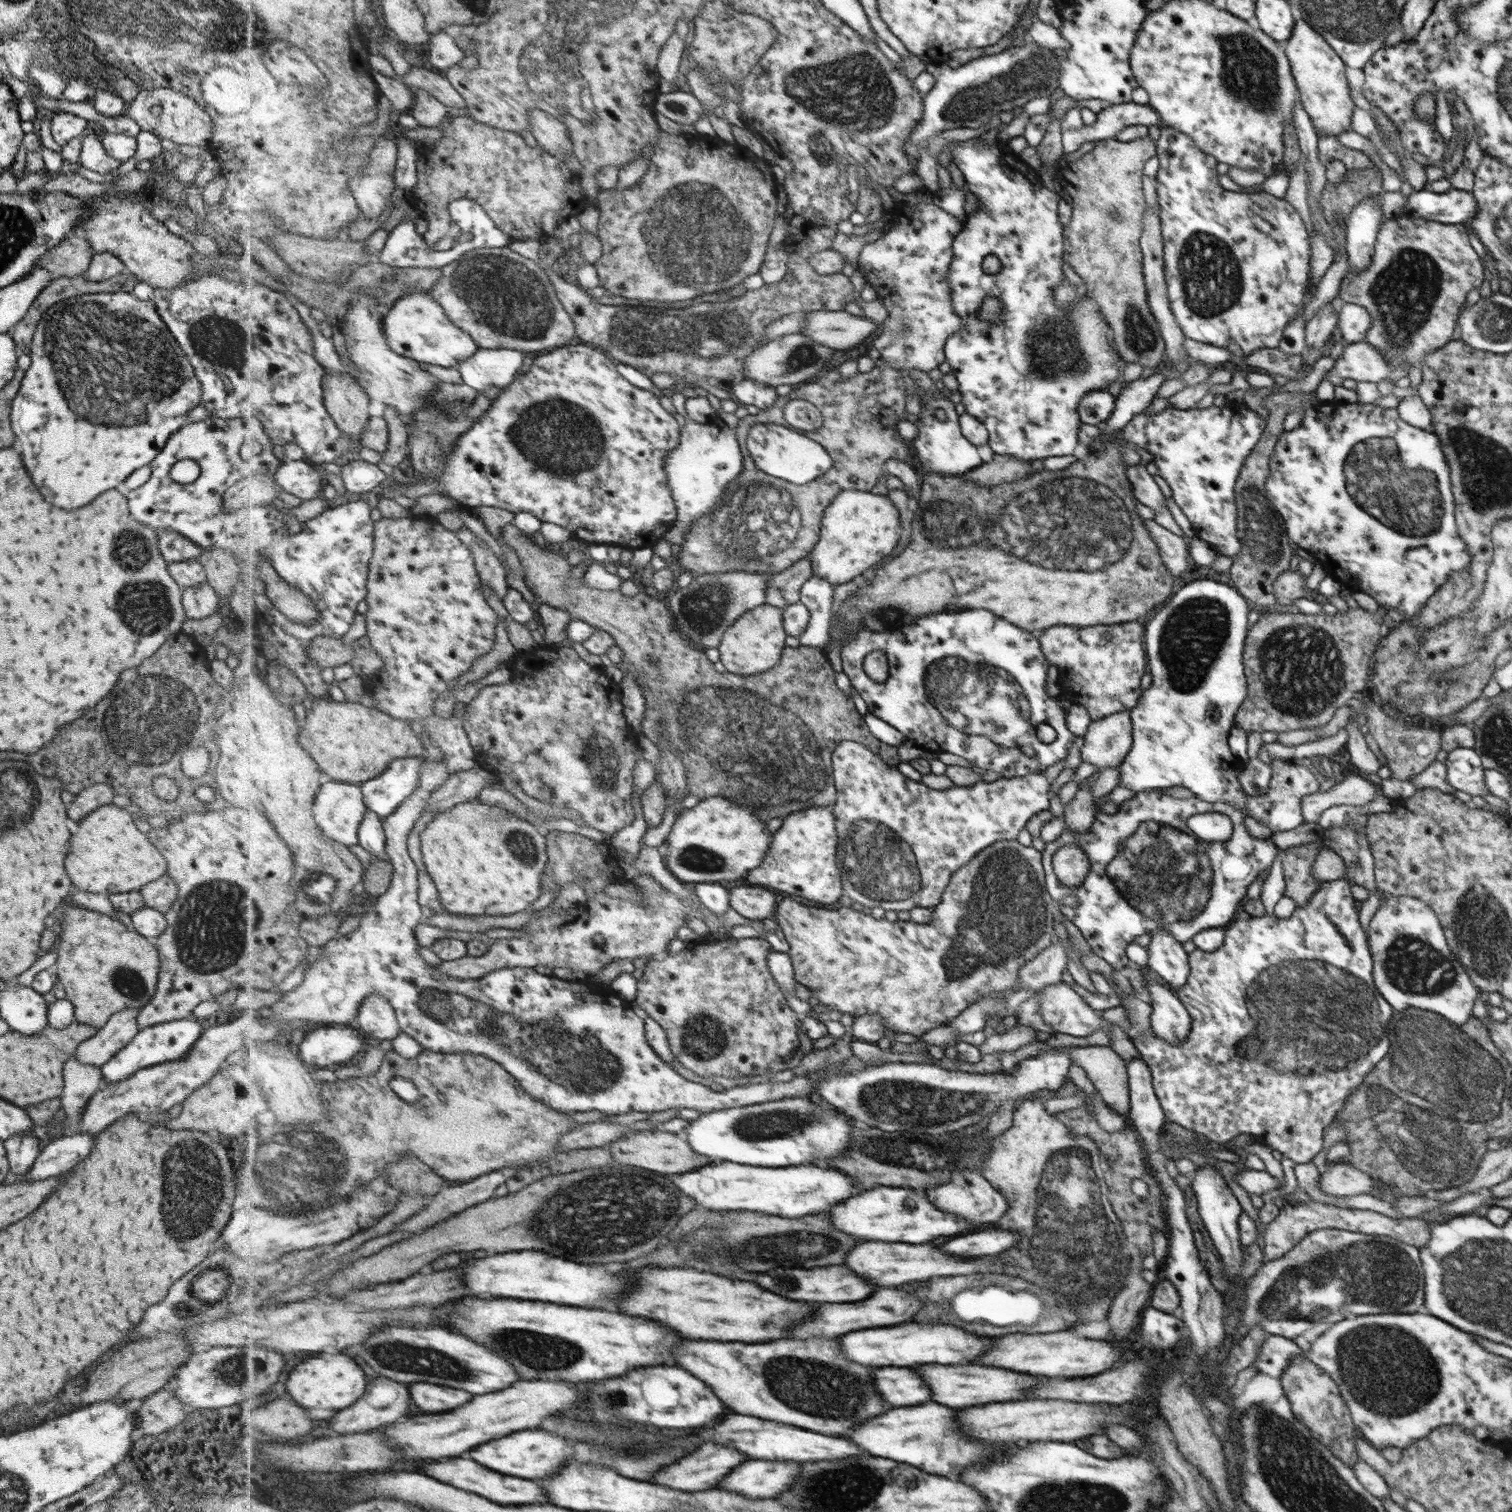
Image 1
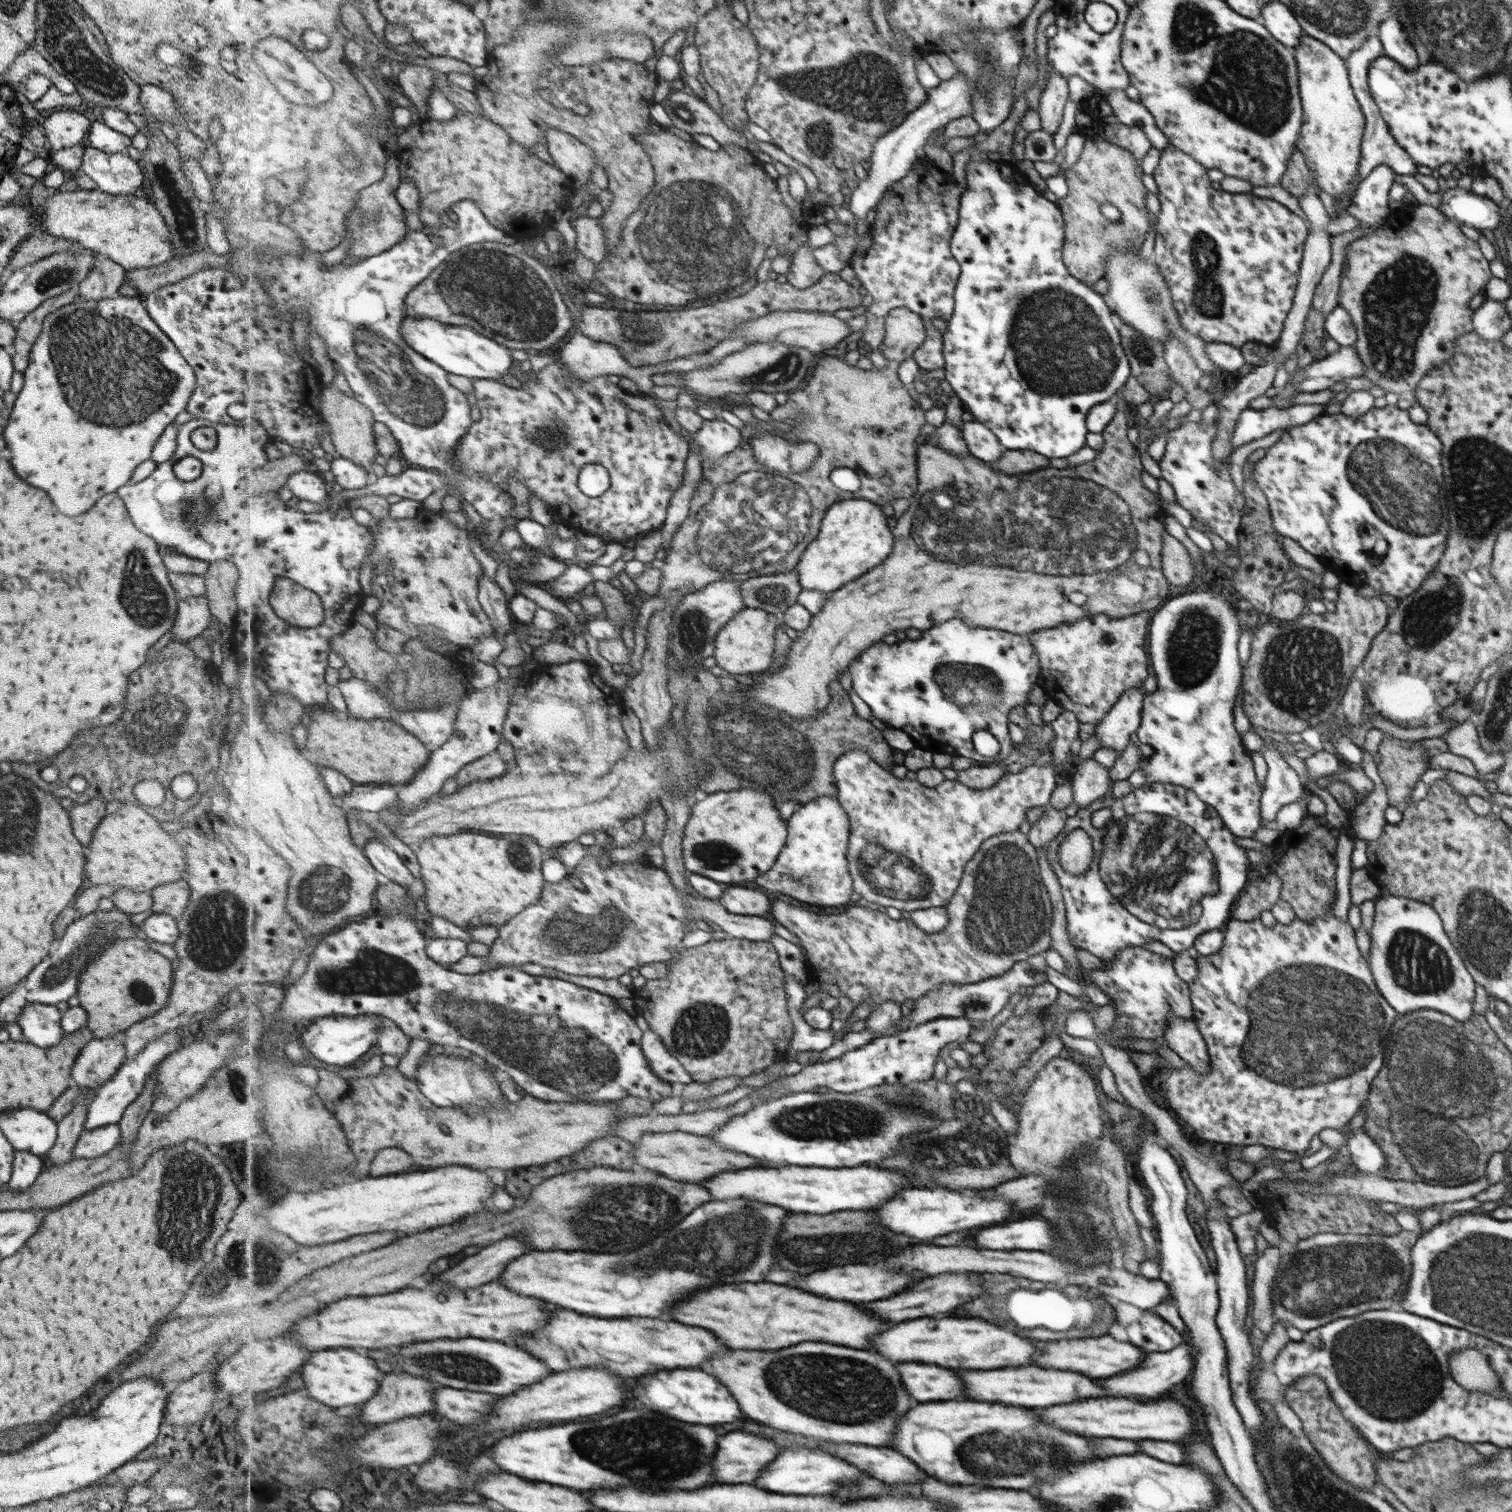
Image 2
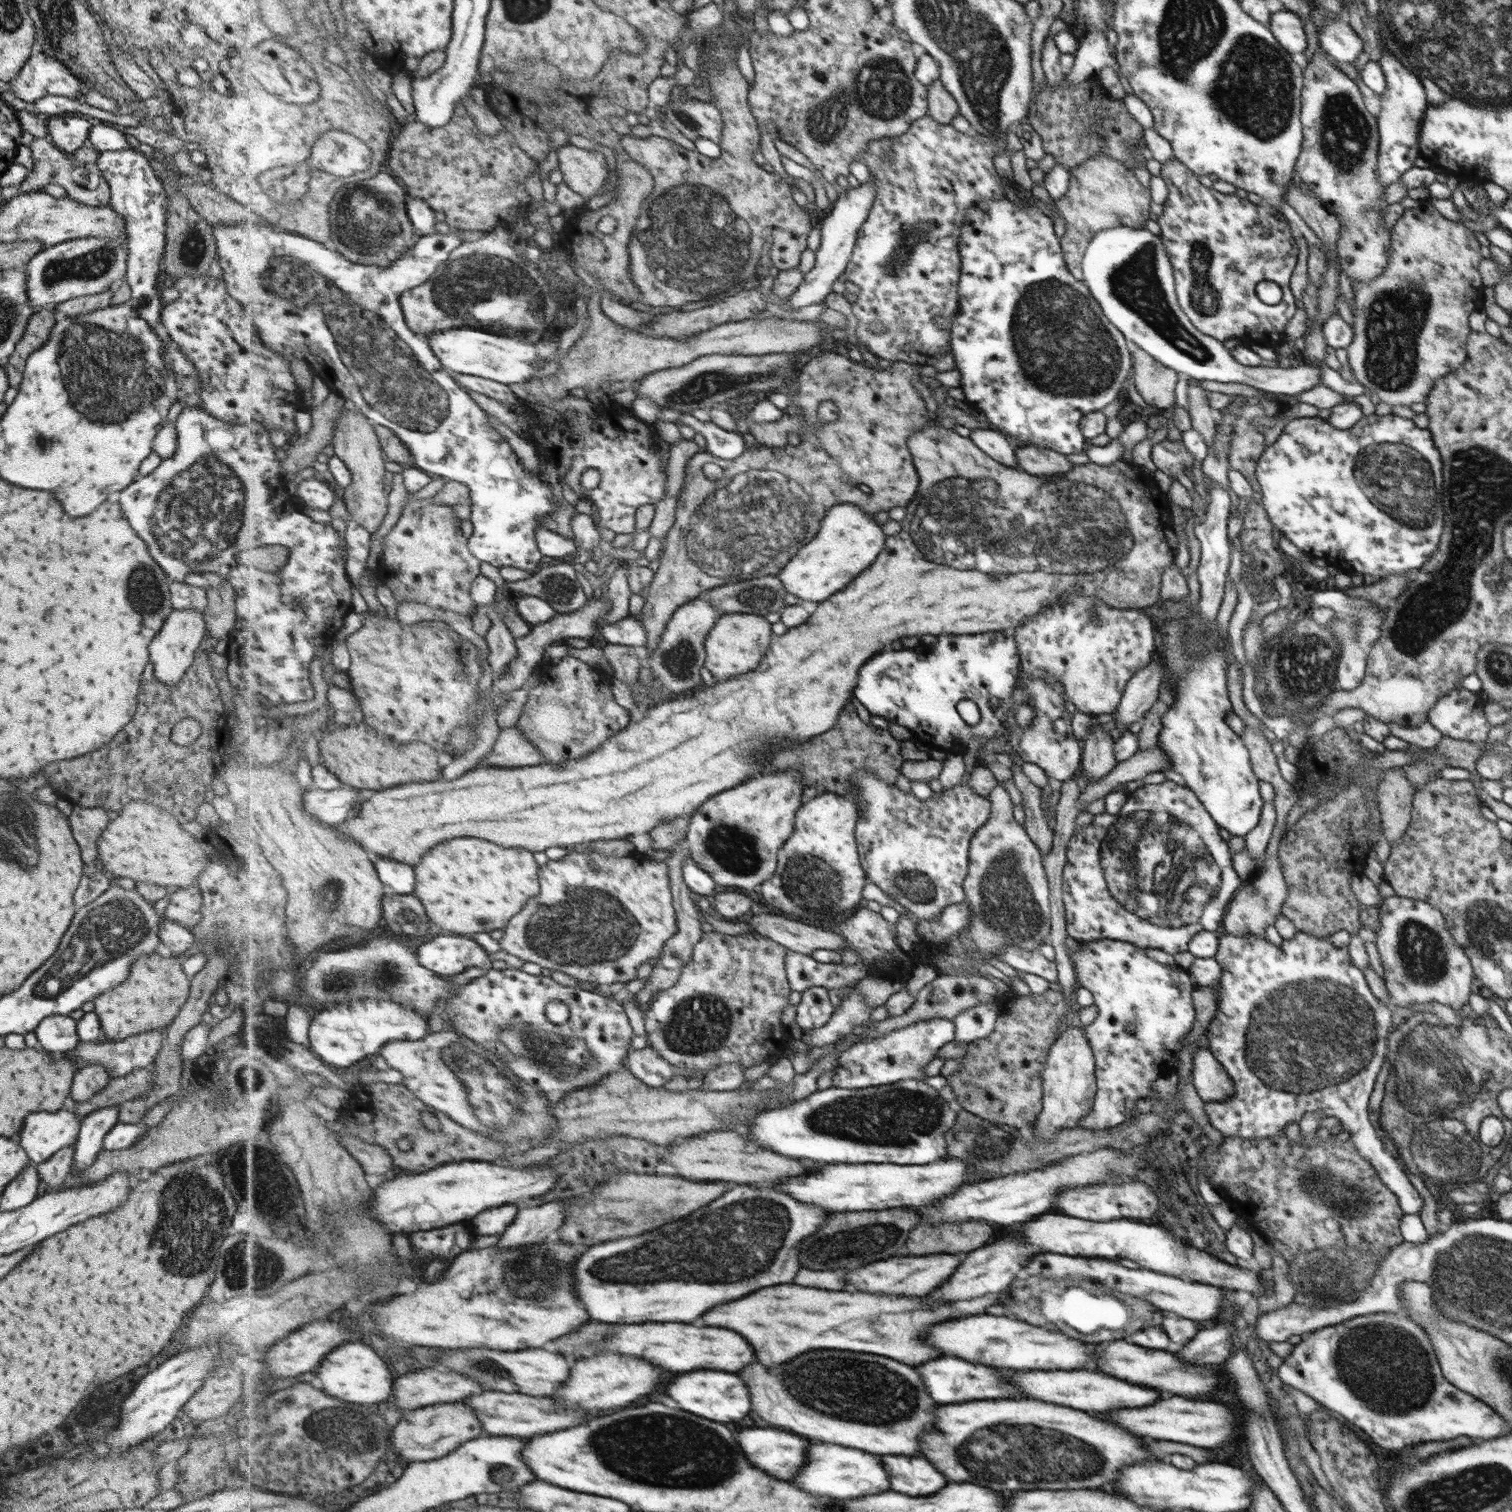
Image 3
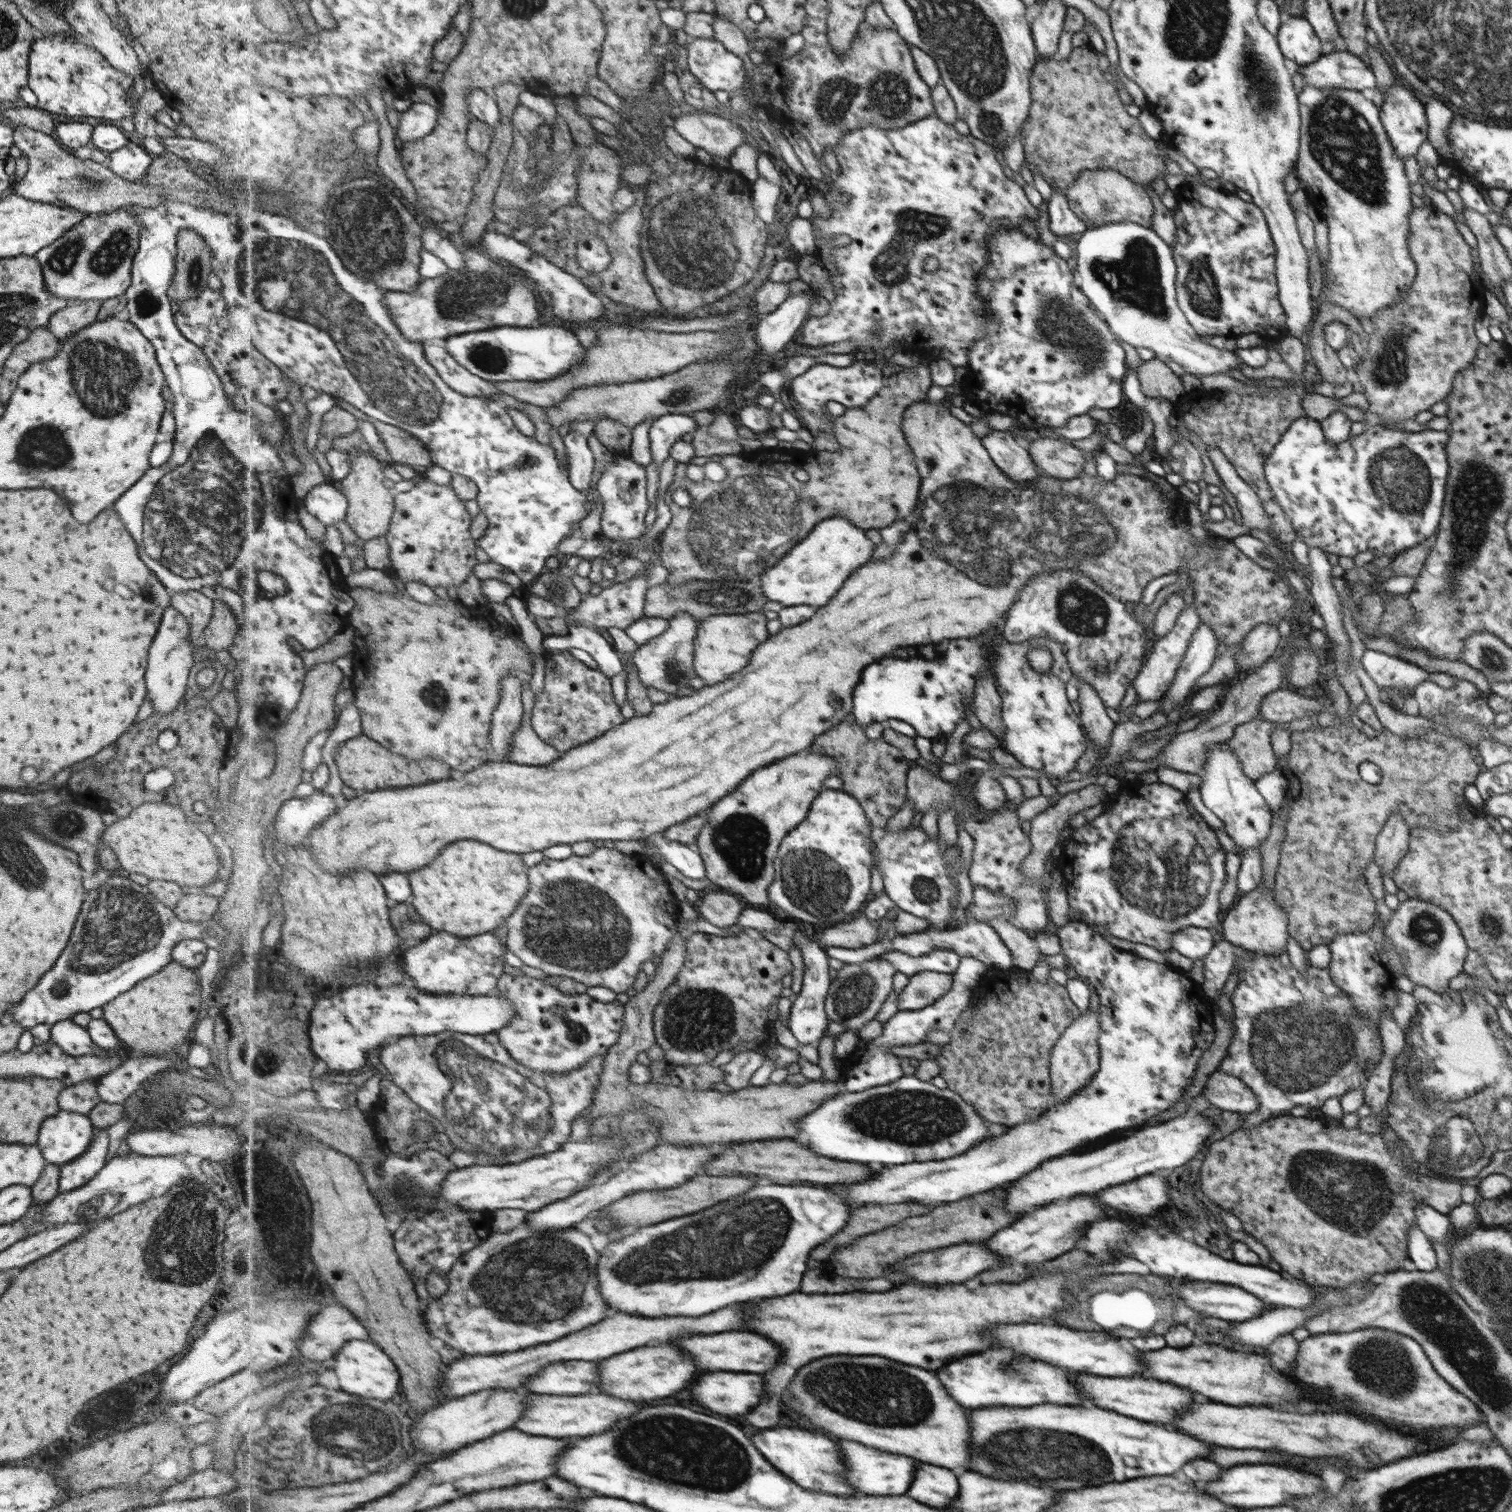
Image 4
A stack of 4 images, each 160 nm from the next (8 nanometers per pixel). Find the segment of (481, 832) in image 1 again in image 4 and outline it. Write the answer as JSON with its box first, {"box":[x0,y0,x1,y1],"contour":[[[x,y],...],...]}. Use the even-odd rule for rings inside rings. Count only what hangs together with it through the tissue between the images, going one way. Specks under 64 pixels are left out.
{"box":[412,840,533,937],"contour":[[[466,840],[466,842],[456,842],[454,846],[448,846],[442,852],[442,858],[438,862],[432,862],[430,866],[412,872],[412,886],[416,890],[414,894],[414,904],[418,906],[420,914],[426,918],[430,926],[436,930],[446,930],[459,937],[473,937],[498,930],[512,914],[517,913],[516,908],[520,908],[521,902],[530,892],[533,882],[530,878],[530,867],[524,862],[522,854],[512,854],[498,850],[490,844],[476,842],[476,840]]]}

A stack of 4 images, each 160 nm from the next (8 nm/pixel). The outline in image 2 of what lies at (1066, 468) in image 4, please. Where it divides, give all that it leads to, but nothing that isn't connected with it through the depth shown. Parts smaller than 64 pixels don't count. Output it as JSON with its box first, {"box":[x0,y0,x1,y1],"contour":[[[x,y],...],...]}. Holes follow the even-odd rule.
{"box":[990,450,1048,475],"contour":[[[1007,450],[997,461],[991,462],[990,466],[1001,469],[1006,474],[1018,475],[1048,467],[1048,457],[1032,450]]]}

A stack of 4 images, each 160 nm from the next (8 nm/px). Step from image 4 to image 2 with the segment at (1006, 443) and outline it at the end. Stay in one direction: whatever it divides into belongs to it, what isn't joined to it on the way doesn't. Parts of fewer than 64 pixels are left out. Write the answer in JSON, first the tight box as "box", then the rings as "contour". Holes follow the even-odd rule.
{"box":[963,421,1007,463],"contour":[[[979,421],[964,423],[963,434],[971,454],[987,463],[997,461],[1007,451],[1007,448],[1004,448],[998,441],[994,432]]]}

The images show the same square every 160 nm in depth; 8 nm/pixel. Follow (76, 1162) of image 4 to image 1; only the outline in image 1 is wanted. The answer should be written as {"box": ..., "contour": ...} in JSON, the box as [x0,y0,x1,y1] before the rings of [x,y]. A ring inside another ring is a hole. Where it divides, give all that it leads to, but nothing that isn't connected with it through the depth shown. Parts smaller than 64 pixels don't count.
{"box":[101,1017,202,1085],"contour":[[[193,1017],[143,1028],[136,1033],[136,1036],[125,1048],[119,1050],[101,1066],[104,1083],[107,1085],[108,1083],[118,1082],[136,1073],[137,1070],[186,1058],[202,1033],[202,1025]]]}

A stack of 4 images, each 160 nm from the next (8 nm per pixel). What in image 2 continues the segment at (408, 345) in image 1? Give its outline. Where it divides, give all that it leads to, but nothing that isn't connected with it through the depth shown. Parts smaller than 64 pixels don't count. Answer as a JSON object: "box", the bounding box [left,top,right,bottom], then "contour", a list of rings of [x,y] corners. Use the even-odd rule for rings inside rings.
{"box":[405,316,514,380],"contour":[[[406,316],[405,336],[418,353],[432,359],[450,374],[472,379],[500,380],[514,369],[514,349],[472,330],[470,326],[450,325],[437,318]]]}

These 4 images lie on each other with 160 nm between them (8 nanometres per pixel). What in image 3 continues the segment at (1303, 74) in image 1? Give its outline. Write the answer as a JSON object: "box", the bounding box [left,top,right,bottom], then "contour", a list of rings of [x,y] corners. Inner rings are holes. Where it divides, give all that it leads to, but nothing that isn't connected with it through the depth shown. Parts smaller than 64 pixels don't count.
{"box":[1297,48,1392,281],"contour":[[[1318,48],[1305,70],[1305,90],[1302,90],[1302,122],[1306,122],[1306,150],[1298,158],[1297,173],[1320,198],[1324,207],[1336,214],[1341,224],[1337,240],[1337,256],[1341,269],[1352,281],[1376,280],[1388,266],[1388,252],[1392,249],[1392,231],[1381,227],[1380,212],[1387,206],[1380,200],[1386,186],[1377,179],[1380,152],[1379,124],[1365,105],[1355,80],[1350,80],[1342,68],[1330,60],[1327,52]]]}

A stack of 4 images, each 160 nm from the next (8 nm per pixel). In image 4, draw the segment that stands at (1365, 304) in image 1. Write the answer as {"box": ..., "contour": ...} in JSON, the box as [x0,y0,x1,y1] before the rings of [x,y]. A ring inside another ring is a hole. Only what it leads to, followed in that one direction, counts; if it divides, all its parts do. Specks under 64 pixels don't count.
{"box":[1354,204,1484,432],"contour":[[[1432,204],[1430,206],[1418,207],[1418,210],[1414,210],[1414,258],[1418,258],[1418,282],[1413,282],[1413,288],[1410,290],[1410,294],[1406,294],[1406,298],[1402,298],[1402,302],[1398,302],[1398,306],[1386,309],[1384,313],[1374,318],[1374,332],[1369,335],[1368,348],[1366,350],[1361,349],[1363,354],[1362,360],[1360,360],[1360,364],[1356,366],[1356,370],[1354,371],[1358,375],[1358,382],[1362,384],[1365,396],[1370,403],[1367,410],[1378,414],[1378,416],[1382,416],[1385,420],[1384,423],[1389,426],[1388,430],[1398,430],[1398,432],[1402,432],[1404,429],[1396,427],[1396,424],[1402,424],[1404,422],[1403,420],[1410,420],[1410,418],[1414,419],[1418,412],[1429,410],[1436,402],[1445,400],[1449,396],[1453,390],[1456,378],[1462,370],[1467,369],[1473,364],[1476,360],[1476,352],[1479,352],[1481,348],[1480,342],[1478,342],[1478,338],[1474,334],[1474,320],[1480,314],[1480,310],[1484,308],[1484,284],[1480,284],[1480,275],[1474,270],[1472,258],[1470,258],[1470,246],[1464,242],[1464,238],[1458,232],[1454,220],[1452,220],[1450,215],[1446,216],[1446,214],[1436,209]]]}

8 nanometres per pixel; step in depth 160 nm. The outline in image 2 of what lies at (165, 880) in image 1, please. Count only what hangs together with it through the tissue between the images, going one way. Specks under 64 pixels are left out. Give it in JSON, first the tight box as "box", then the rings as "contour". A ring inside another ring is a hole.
{"box":[151,879,190,920],"contour":[[[184,879],[155,886],[151,891],[154,913],[166,914],[178,920],[189,903],[190,887]]]}

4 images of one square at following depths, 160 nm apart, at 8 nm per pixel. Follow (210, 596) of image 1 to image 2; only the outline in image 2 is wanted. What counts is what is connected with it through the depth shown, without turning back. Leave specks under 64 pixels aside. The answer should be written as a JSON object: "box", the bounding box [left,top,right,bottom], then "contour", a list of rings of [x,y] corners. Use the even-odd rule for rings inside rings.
{"box":[170,595,212,642],"contour":[[[205,595],[180,599],[177,604],[177,617],[170,630],[176,634],[173,640],[186,642],[190,638],[200,636],[212,620],[209,602]]]}

